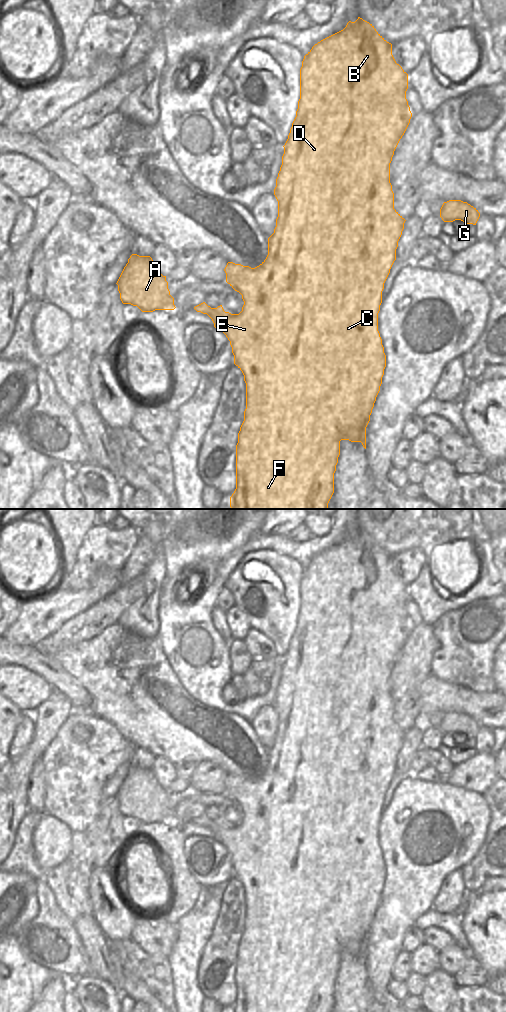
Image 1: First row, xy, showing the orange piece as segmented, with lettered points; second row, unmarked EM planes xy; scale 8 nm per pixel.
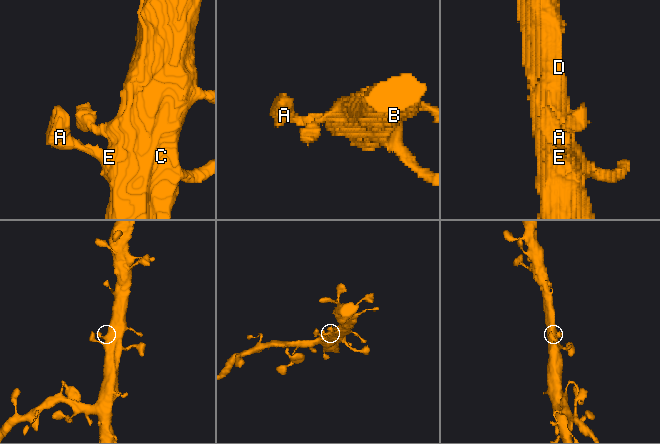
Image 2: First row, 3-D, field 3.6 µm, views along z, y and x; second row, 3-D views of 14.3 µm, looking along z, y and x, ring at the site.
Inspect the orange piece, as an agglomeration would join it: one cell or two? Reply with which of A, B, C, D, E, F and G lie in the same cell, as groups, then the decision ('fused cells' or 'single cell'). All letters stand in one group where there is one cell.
groups A B C D E F G; single cell

